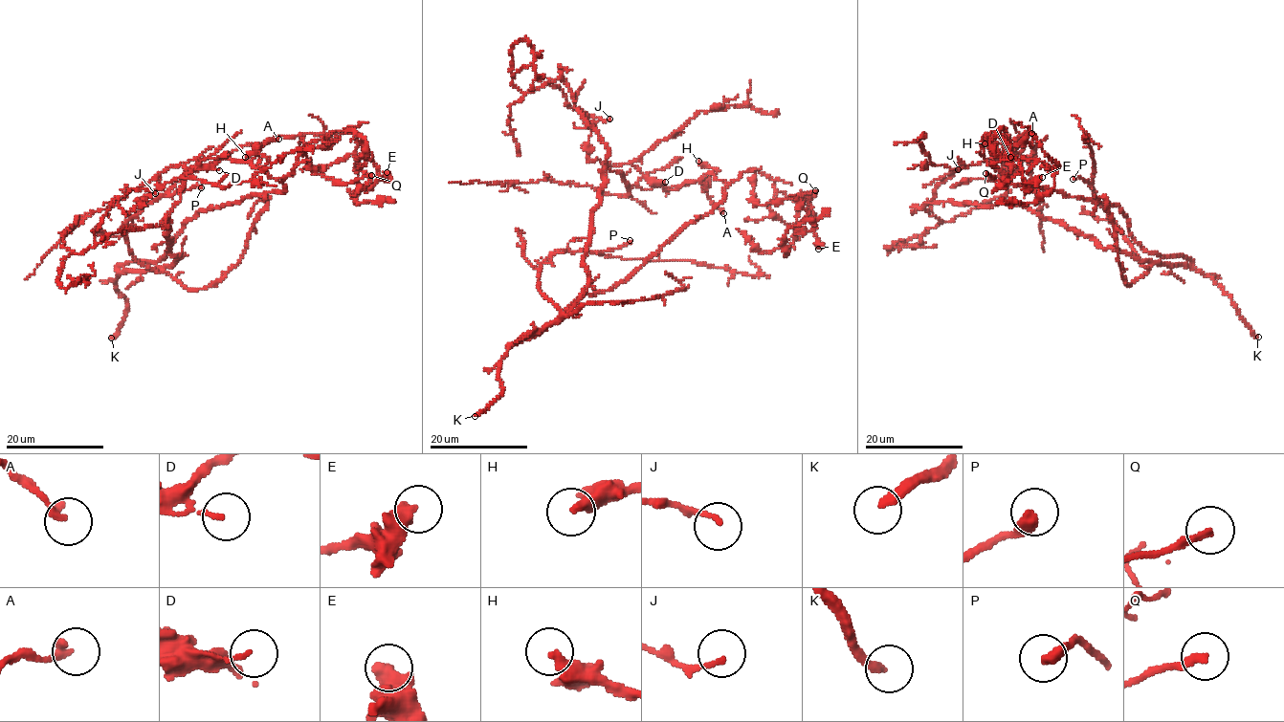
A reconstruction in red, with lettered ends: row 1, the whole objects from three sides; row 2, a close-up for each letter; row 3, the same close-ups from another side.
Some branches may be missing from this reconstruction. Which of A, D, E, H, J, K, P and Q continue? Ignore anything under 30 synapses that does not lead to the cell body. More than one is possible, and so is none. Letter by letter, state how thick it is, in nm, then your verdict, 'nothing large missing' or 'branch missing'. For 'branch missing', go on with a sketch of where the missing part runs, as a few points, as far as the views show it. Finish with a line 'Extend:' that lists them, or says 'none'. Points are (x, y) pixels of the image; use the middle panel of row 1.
A: 280 nm thick; nothing large missing
D: 120 nm thick; nothing large missing
E: 500 nm thick; nothing large missing
H: 400 nm thick; nothing large missing
J: 150 nm thick; nothing large missing
K: 240 nm thick; branch missing
P: 380 nm thick; branch missing; missing branch runs (630, 240), (630, 234), (633, 230), (632, 205), (584, 173), (576, 172), (543, 143), (523, 138), (508, 118)
Q: 220 nm thick; nothing large missing
Extend: K, P

